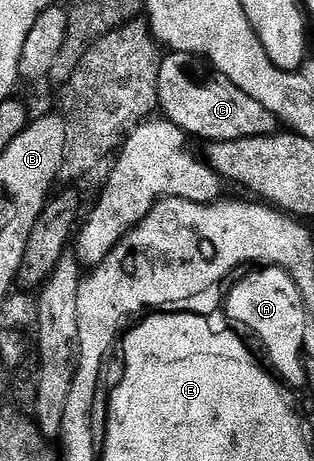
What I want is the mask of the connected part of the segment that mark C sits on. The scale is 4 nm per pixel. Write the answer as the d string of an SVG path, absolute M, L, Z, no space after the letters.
M170 51L160 65L158 82L158 105L161 114L187 136L206 139L210 143L236 141L244 137L264 137L279 130L278 118L260 101L248 97L244 89L232 85L224 77L203 61L199 56L189 55L187 51Z

